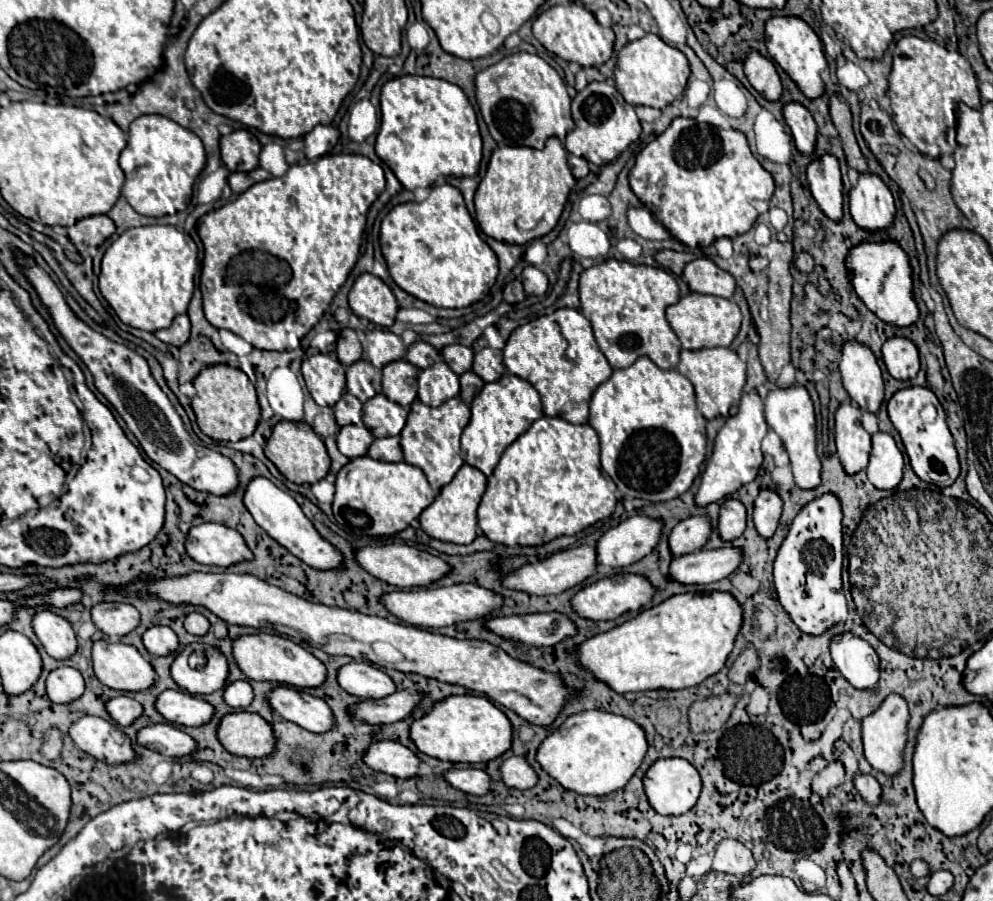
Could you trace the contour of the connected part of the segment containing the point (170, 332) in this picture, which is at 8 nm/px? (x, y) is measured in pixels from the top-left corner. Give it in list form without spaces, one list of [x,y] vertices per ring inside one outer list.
[[[186,314],[176,316],[176,320],[172,322],[170,328],[158,330],[158,332],[154,332],[154,334],[156,334],[158,340],[162,340],[162,342],[166,342],[166,344],[170,344],[170,346],[178,346],[178,348],[180,348],[180,346],[186,344],[188,338],[190,338],[190,320],[188,320]]]

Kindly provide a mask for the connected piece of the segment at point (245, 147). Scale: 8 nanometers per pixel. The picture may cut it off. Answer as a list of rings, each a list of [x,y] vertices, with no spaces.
[[[234,130],[220,138],[220,150],[230,172],[252,172],[258,166],[262,146],[250,130]]]

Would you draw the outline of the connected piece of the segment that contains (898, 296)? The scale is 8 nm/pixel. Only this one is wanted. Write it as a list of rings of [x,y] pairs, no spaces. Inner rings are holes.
[[[864,240],[852,246],[846,254],[846,268],[850,282],[858,298],[872,310],[880,320],[894,326],[910,326],[918,320],[918,306],[914,300],[912,286],[912,264],[906,250],[890,240]]]

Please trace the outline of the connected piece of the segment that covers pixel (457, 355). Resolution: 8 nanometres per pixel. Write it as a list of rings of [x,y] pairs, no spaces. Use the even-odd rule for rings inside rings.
[[[450,344],[442,348],[442,356],[448,362],[448,366],[456,372],[456,374],[464,374],[472,368],[472,360],[474,360],[474,352],[468,346],[462,344]]]

